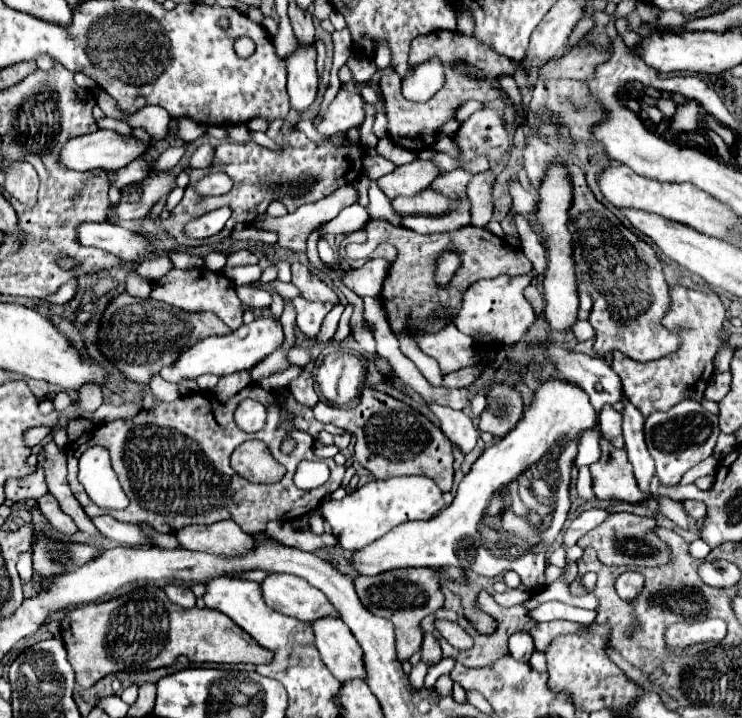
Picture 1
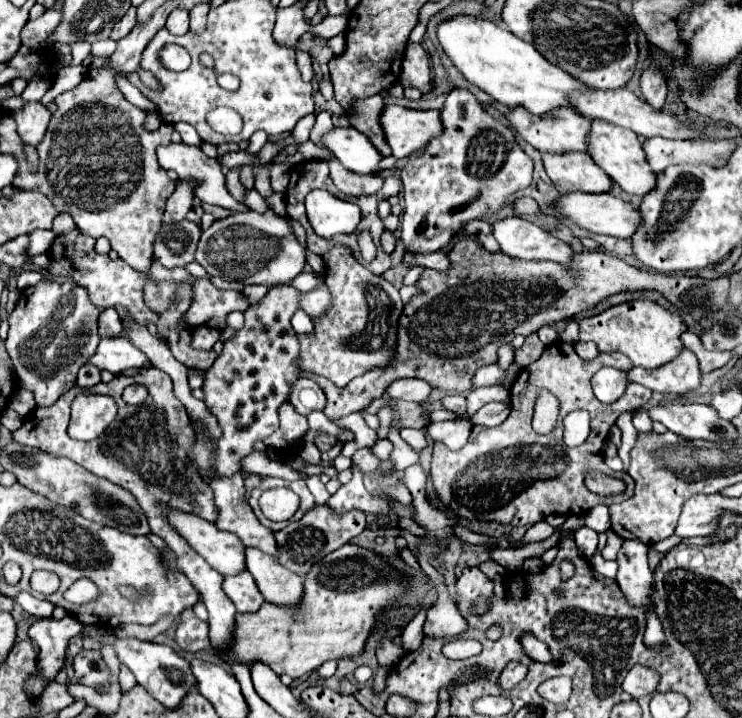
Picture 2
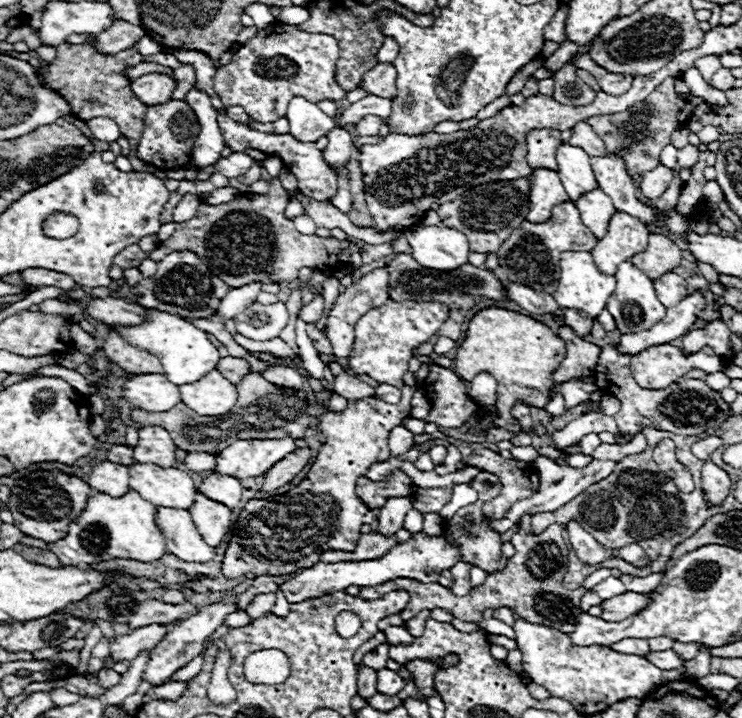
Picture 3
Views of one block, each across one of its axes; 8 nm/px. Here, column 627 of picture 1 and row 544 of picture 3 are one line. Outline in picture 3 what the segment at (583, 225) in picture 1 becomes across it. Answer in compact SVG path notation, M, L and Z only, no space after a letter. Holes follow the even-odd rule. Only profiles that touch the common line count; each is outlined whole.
M404 386L400 404L388 404L384 400L368 396L362 400L352 400L344 412L338 412L338 414L326 412L318 424L320 432L326 438L326 444L320 448L308 476L286 494L272 496L270 500L246 502L244 510L240 512L238 520L232 526L232 536L222 558L222 576L226 578L238 578L244 574L282 576L282 574L310 568L312 564L320 560L320 554L326 550L354 550L356 540L360 538L360 528L364 524L362 518L368 512L366 504L354 492L356 478L364 476L374 462L382 462L392 456L388 448L388 434L394 426L398 426L404 418L408 418L410 400L414 392L416 390L412 386Z

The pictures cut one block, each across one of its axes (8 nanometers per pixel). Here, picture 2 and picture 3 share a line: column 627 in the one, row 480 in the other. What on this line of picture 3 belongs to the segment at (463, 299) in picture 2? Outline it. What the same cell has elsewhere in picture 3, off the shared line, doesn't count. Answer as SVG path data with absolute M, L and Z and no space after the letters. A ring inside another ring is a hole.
M298 448L296 452L288 454L284 460L280 460L278 464L274 464L266 474L264 474L264 484L262 490L264 492L274 492L276 488L288 484L294 480L294 476L308 464L310 460L310 450L308 448Z

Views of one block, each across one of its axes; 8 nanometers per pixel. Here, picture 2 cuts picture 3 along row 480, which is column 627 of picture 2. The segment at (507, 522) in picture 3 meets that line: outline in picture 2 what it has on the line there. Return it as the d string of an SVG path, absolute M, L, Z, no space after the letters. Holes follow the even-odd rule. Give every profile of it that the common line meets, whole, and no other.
M624 540L618 552L616 580L634 606L650 606L652 570L648 568L648 544L640 540Z

